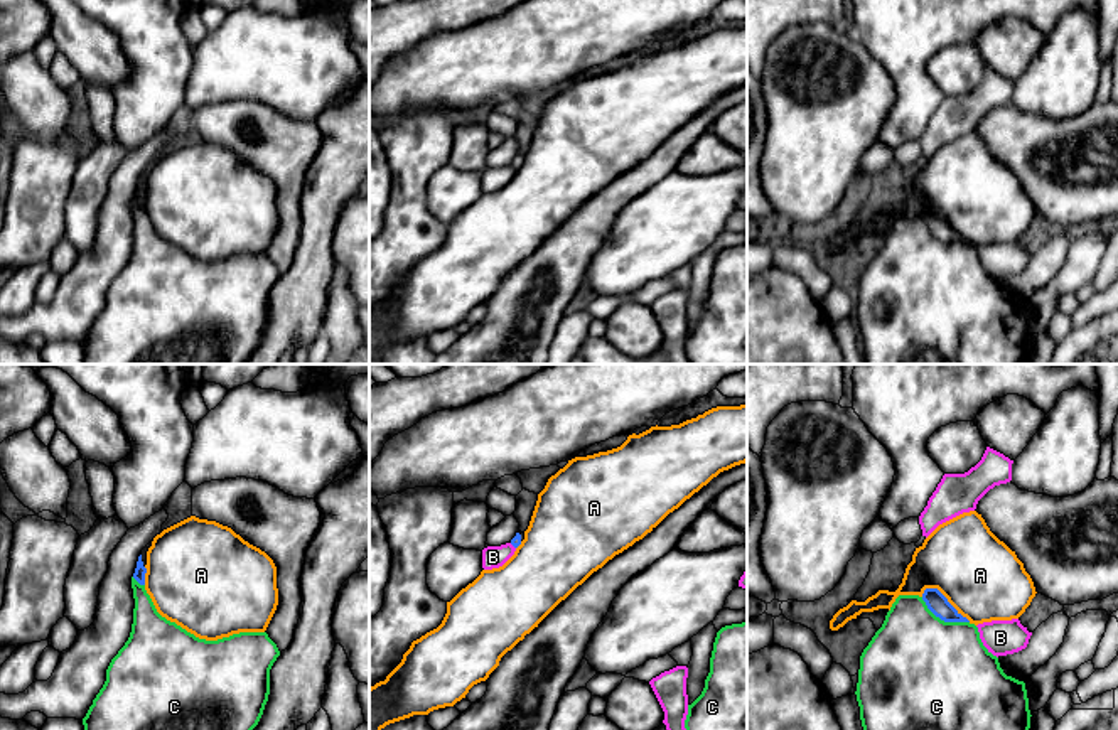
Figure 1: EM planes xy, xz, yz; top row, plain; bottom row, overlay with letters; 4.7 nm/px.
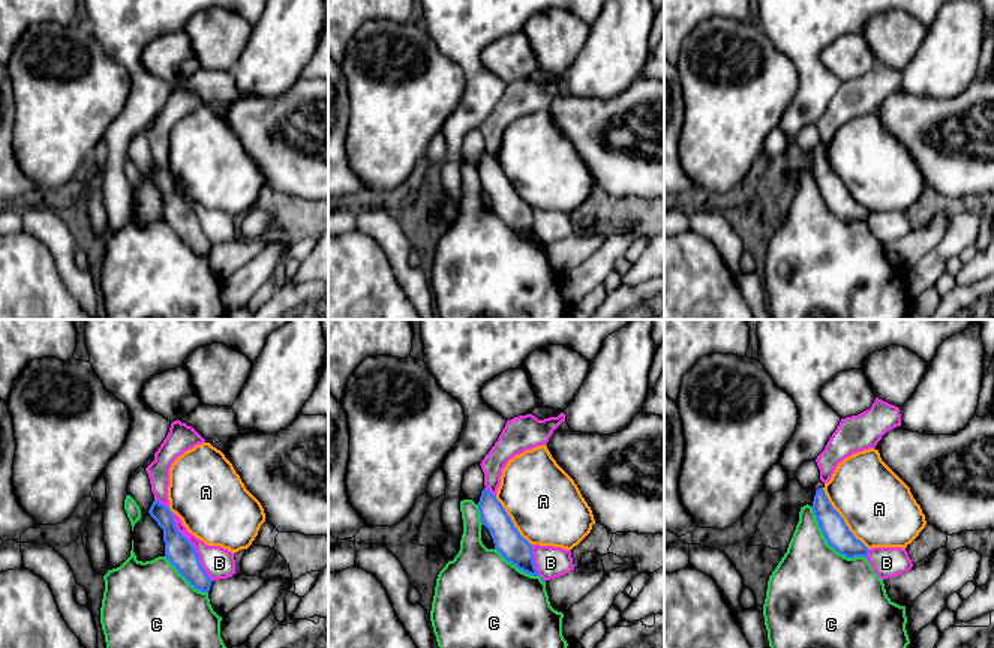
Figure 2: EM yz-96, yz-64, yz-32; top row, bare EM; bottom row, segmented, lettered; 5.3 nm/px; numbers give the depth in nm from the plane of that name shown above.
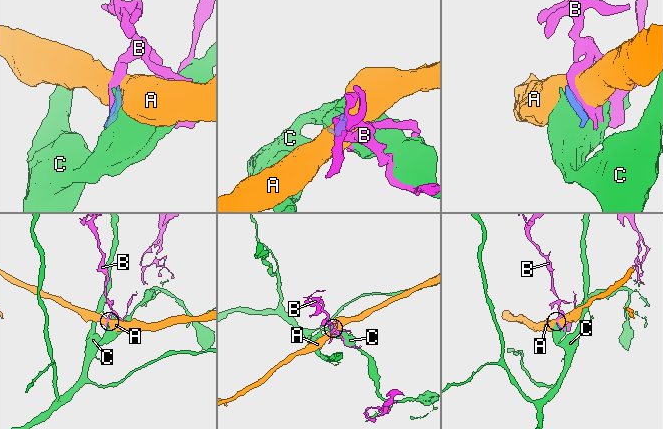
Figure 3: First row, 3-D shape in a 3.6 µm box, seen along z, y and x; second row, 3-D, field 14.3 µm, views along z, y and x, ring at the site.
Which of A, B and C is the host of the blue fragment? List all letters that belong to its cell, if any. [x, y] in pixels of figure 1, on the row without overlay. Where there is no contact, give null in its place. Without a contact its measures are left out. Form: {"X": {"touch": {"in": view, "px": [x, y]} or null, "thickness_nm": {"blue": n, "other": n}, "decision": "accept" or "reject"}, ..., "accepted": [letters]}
{"A": {"touch": {"in": "yz", "px": [946, 221]}, "thickness_nm": {"blue": 100, "other": 380}, "decision": "reject"}, "B": {"touch": {"in": "xz", "px": [513, 167]}, "thickness_nm": {"blue": 50, "other": 110}, "decision": "reject"}, "C": {"touch": {"in": "yz", "px": [943, 241]}, "thickness_nm": {"blue": 100, "other": 480}, "decision": "reject"}, "accepted": []}

